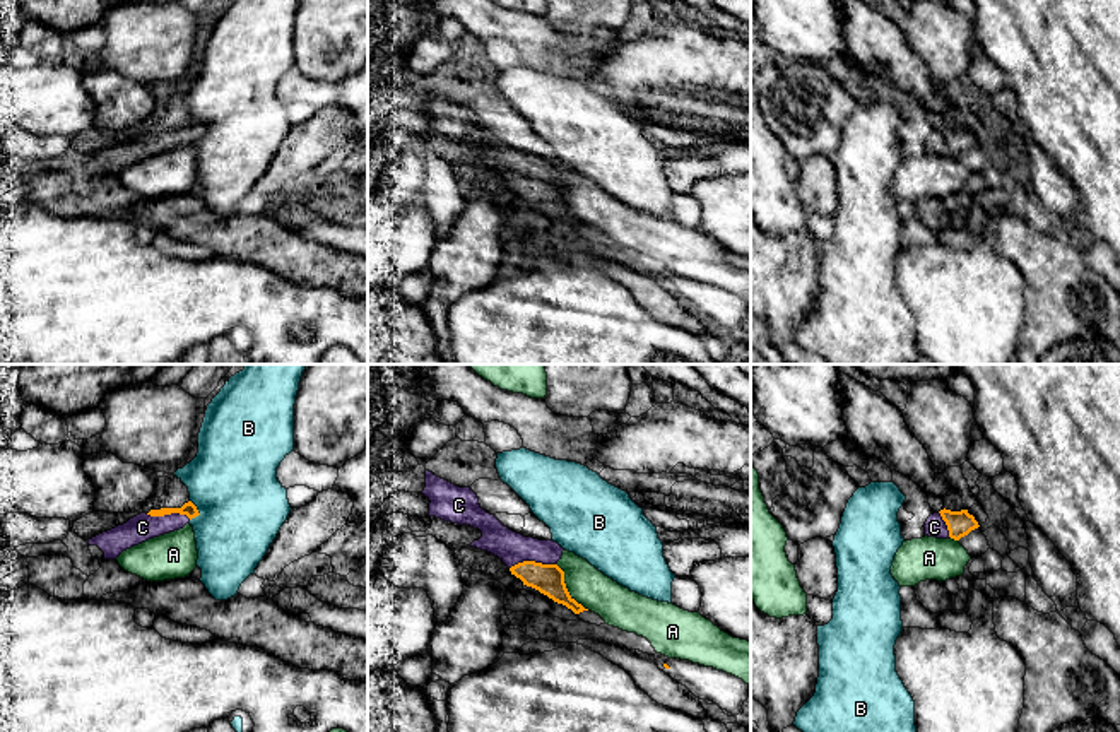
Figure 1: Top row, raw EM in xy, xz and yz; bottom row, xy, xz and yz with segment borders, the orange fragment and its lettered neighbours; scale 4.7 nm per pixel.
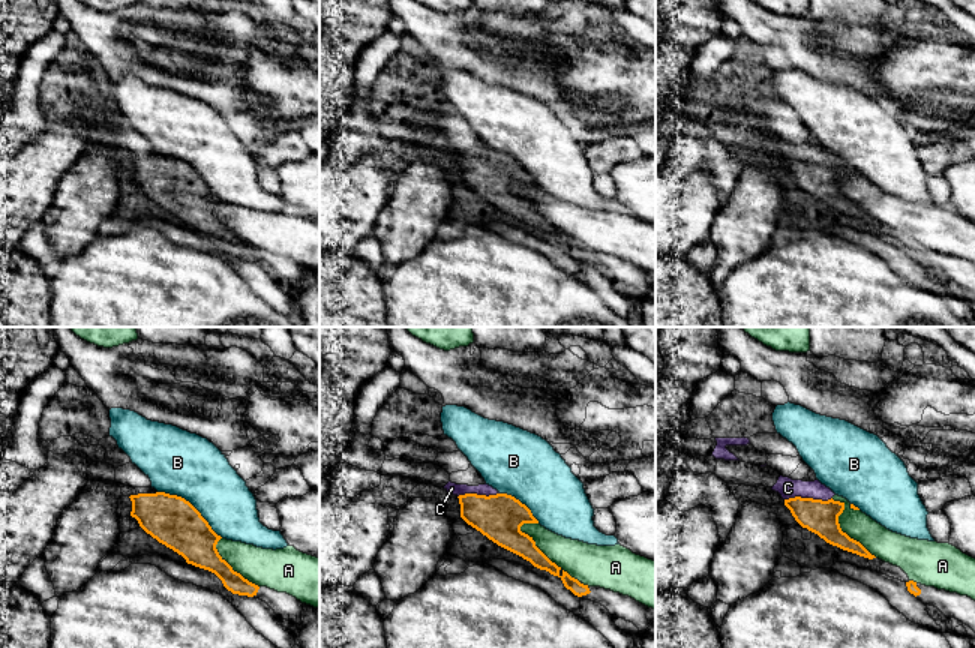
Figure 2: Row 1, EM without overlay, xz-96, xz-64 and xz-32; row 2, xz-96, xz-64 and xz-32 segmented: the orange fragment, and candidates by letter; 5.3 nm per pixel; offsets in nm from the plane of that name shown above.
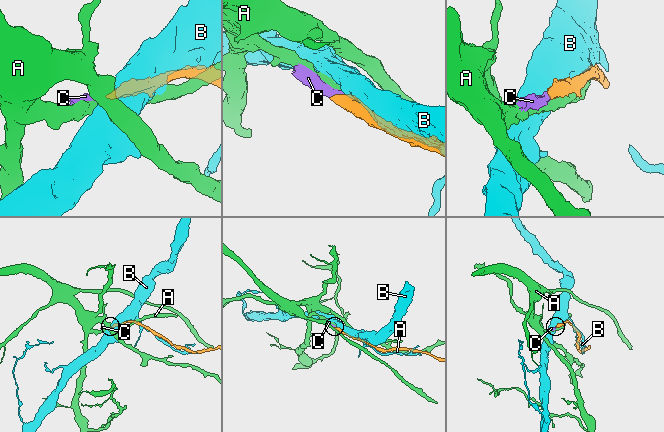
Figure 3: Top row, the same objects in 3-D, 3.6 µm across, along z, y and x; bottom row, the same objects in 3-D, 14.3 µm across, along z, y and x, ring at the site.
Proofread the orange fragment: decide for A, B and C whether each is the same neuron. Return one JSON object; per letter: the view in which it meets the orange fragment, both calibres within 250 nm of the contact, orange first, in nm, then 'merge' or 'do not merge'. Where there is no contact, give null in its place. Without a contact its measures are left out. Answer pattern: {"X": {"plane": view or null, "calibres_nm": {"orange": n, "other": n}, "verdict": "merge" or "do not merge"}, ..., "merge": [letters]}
{"A": {"plane": "xz", "calibres_nm": {"orange": 140, "other": 190}, "verdict": "do not merge"}, "B": {"plane": "xy", "calibres_nm": {"orange": 70, "other": 420}, "verdict": "do not merge"}, "C": {"plane": "xz", "calibres_nm": {"orange": 140, "other": 150}, "verdict": "merge"}, "merge": ["C"]}

